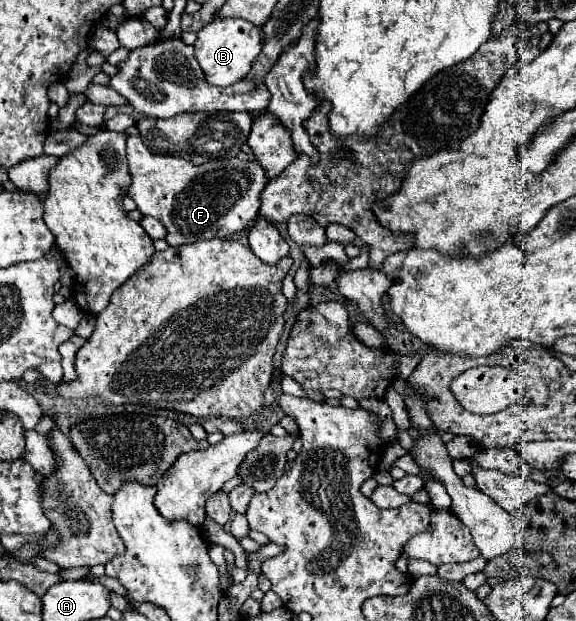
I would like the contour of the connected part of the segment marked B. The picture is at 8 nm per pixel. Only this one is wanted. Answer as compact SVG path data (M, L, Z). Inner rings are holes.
M213 19L211 23L207 23L197 33L195 59L199 61L209 85L229 87L229 85L235 85L237 81L241 81L249 73L251 63L261 53L261 47L263 47L261 29L251 25L249 21L243 21L243 19Z

